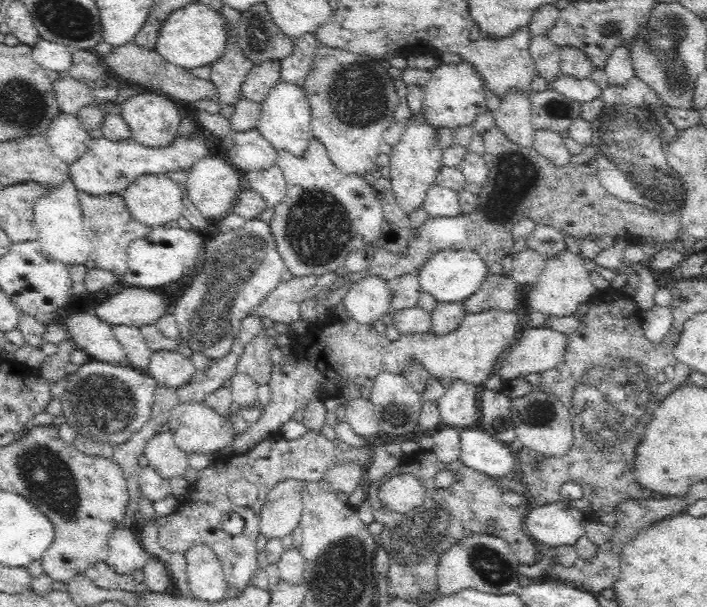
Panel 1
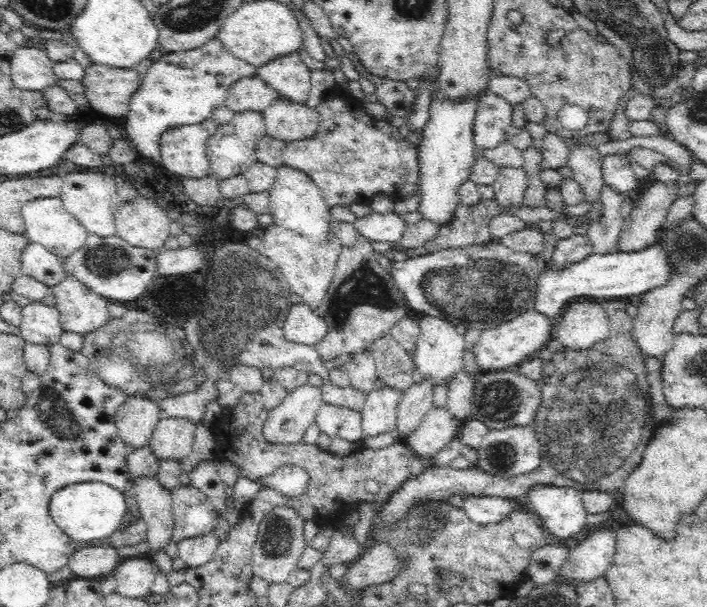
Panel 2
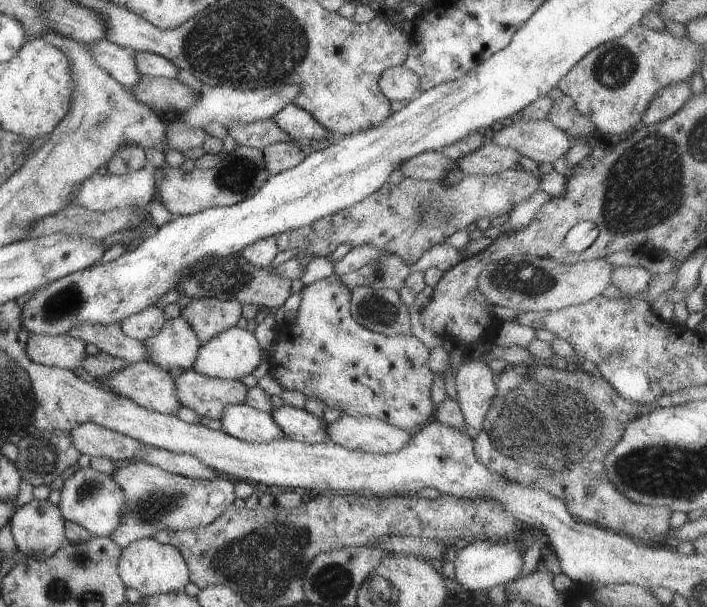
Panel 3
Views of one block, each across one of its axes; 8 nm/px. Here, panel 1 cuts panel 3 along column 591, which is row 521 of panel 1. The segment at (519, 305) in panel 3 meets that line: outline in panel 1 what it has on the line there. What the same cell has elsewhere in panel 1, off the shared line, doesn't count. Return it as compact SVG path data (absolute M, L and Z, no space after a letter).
M288 479L279 482L268 492L261 510L259 532L261 542L284 538L291 534L302 516L304 481Z

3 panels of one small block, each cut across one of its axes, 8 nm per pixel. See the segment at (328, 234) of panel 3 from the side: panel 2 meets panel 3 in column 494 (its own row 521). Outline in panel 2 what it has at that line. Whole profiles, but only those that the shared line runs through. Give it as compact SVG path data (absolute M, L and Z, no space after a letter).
M191 484L171 491L174 530L171 540L178 543L196 538L218 528L220 515L204 493Z

